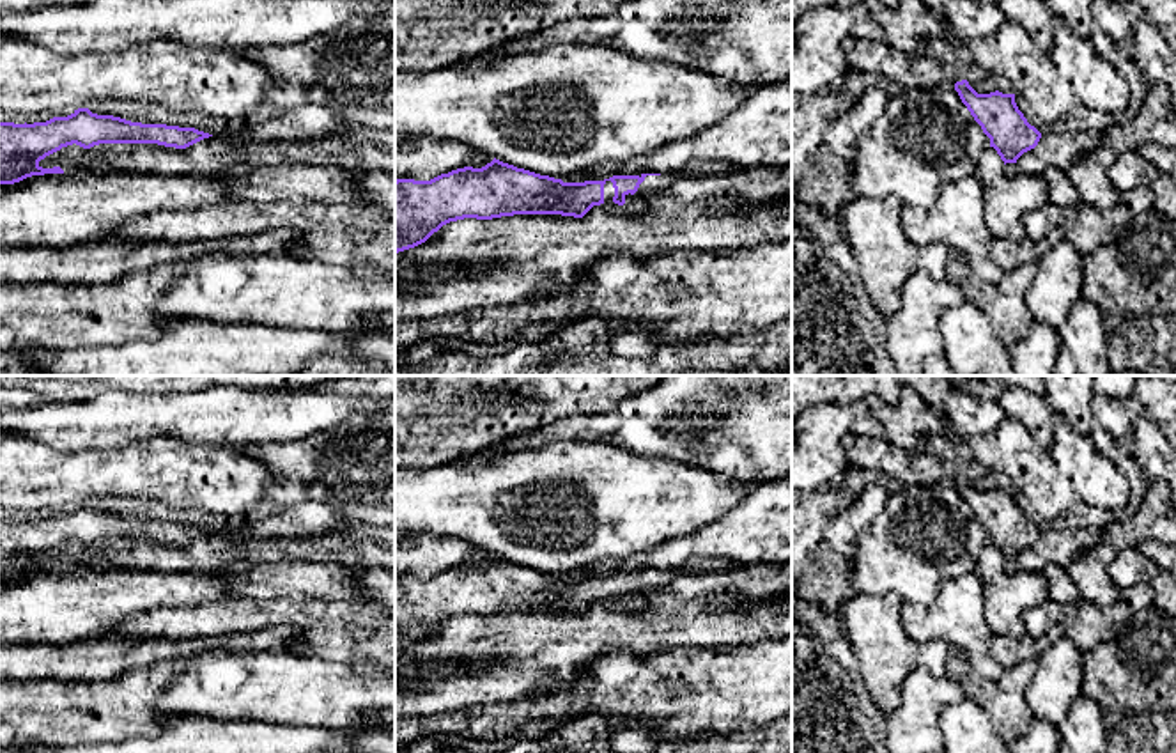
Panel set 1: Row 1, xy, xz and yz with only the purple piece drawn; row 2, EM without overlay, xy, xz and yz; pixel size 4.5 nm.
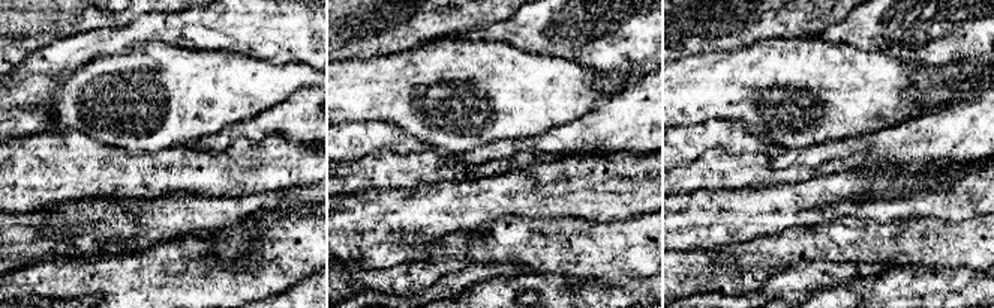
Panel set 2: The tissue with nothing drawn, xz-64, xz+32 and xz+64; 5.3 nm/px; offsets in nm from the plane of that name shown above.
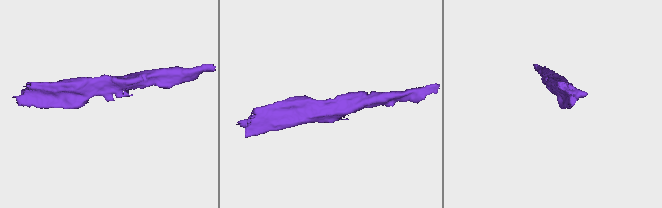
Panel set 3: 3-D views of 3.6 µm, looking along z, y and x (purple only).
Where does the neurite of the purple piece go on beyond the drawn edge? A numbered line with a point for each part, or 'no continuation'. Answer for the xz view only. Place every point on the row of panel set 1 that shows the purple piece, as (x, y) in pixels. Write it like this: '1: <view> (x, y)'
1: xz (638, 202)

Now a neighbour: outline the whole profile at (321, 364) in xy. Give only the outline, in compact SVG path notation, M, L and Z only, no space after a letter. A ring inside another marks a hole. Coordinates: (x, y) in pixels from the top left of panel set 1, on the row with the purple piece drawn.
M315 354L306 363L305 376L395 376L395 369L335 354Z

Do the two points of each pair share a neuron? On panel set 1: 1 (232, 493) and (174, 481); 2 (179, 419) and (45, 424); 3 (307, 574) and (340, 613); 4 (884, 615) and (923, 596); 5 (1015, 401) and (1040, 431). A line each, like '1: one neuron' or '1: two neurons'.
1: one neuron
2: one neuron
3: two neurons
4: two neurons
5: one neuron

